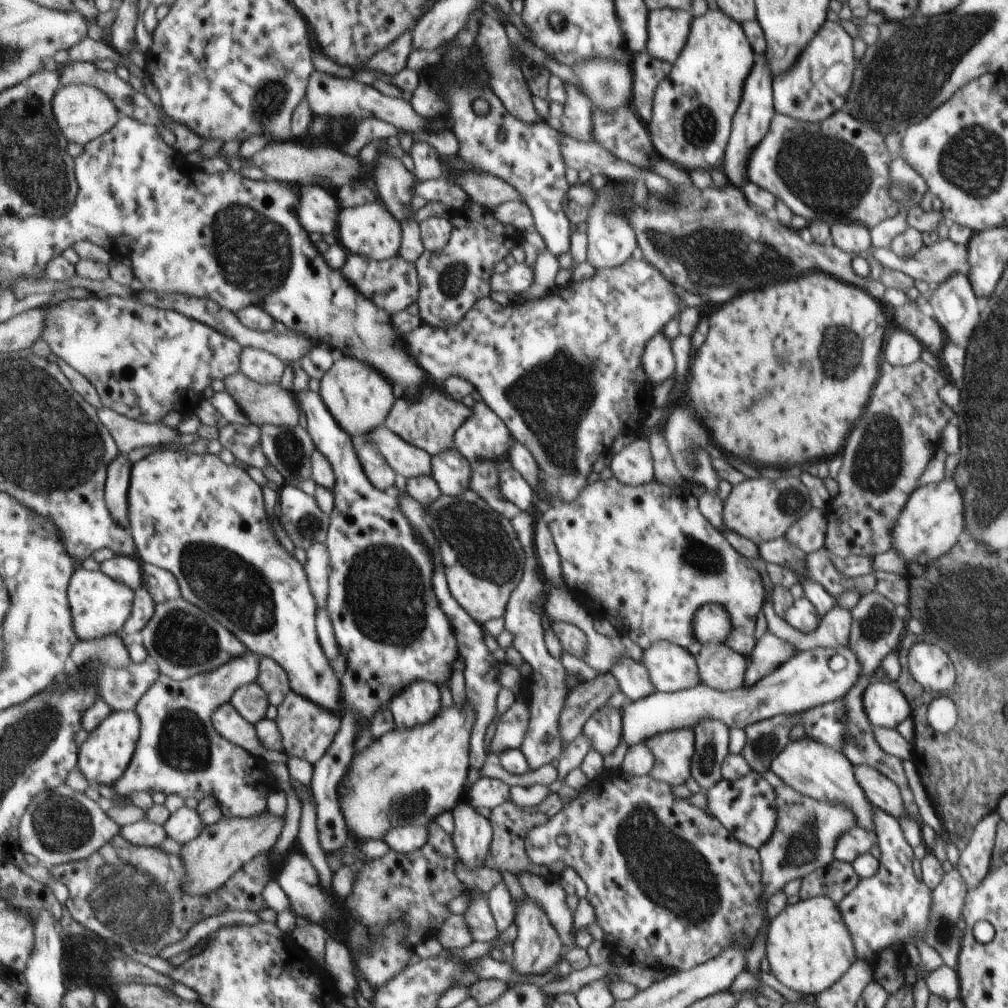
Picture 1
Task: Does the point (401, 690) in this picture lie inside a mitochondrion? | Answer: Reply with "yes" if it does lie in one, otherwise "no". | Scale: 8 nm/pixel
no

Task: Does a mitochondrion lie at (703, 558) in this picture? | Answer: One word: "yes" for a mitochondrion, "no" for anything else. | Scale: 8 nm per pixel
yes

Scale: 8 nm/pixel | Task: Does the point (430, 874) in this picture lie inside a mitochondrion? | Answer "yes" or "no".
no

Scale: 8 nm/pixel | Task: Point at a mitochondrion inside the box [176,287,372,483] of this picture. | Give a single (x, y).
(289, 450)

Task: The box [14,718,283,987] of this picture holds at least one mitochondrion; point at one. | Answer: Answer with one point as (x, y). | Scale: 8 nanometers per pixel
(134, 905)

